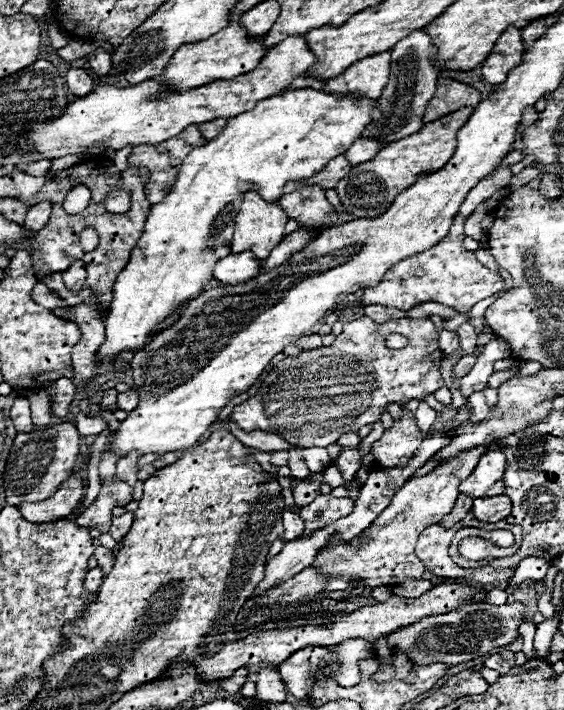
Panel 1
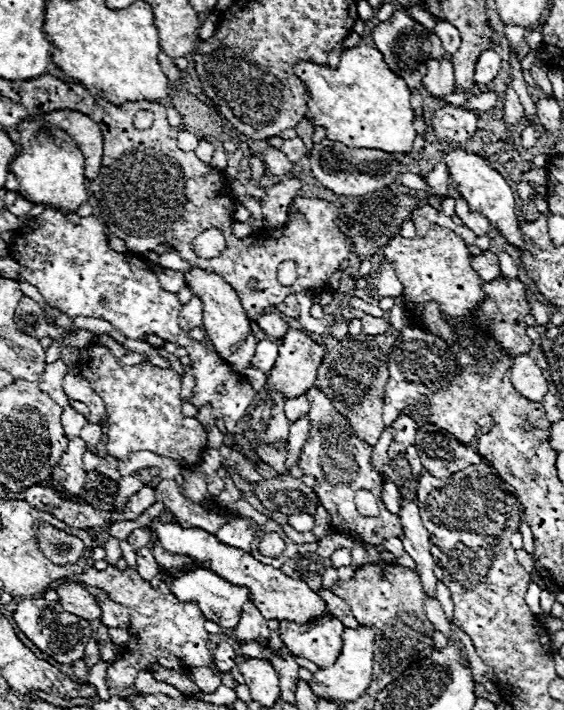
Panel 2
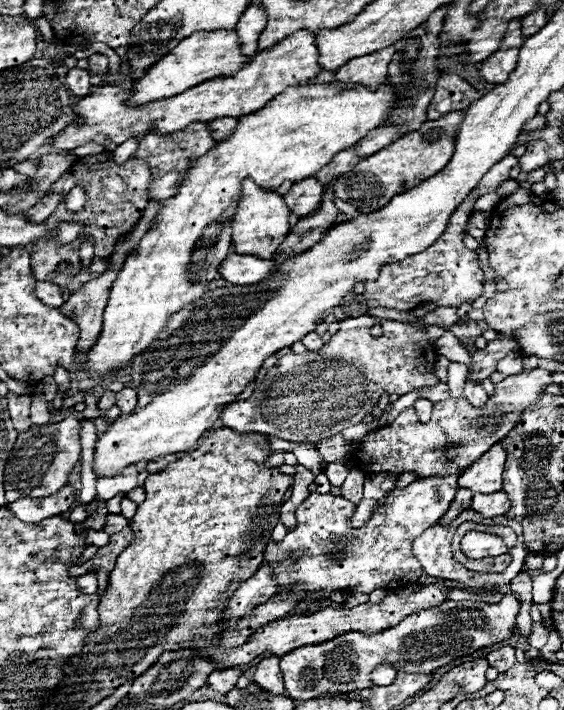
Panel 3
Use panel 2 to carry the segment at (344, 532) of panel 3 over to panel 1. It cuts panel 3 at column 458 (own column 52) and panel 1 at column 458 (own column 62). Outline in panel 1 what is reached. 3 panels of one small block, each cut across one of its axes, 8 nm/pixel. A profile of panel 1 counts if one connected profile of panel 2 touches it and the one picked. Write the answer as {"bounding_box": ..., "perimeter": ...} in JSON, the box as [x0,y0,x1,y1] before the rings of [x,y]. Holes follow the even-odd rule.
{"bounding_box":[316,436,498,586],"perimeter":[[[488,436],[484,444],[474,446],[470,450],[460,452],[458,456],[448,458],[440,468],[434,468],[426,476],[410,478],[400,492],[392,498],[390,506],[384,508],[384,512],[374,520],[374,524],[362,532],[358,538],[350,540],[348,544],[340,544],[336,538],[332,540],[330,548],[320,552],[316,556],[316,566],[322,568],[322,572],[328,572],[332,578],[360,578],[366,586],[392,586],[400,584],[406,578],[420,580],[424,574],[422,560],[414,554],[418,536],[428,528],[428,524],[438,524],[444,514],[452,510],[452,504],[456,502],[458,486],[464,478],[470,476],[470,472],[476,468],[478,460],[490,452],[490,448],[498,442],[498,438]]]}

